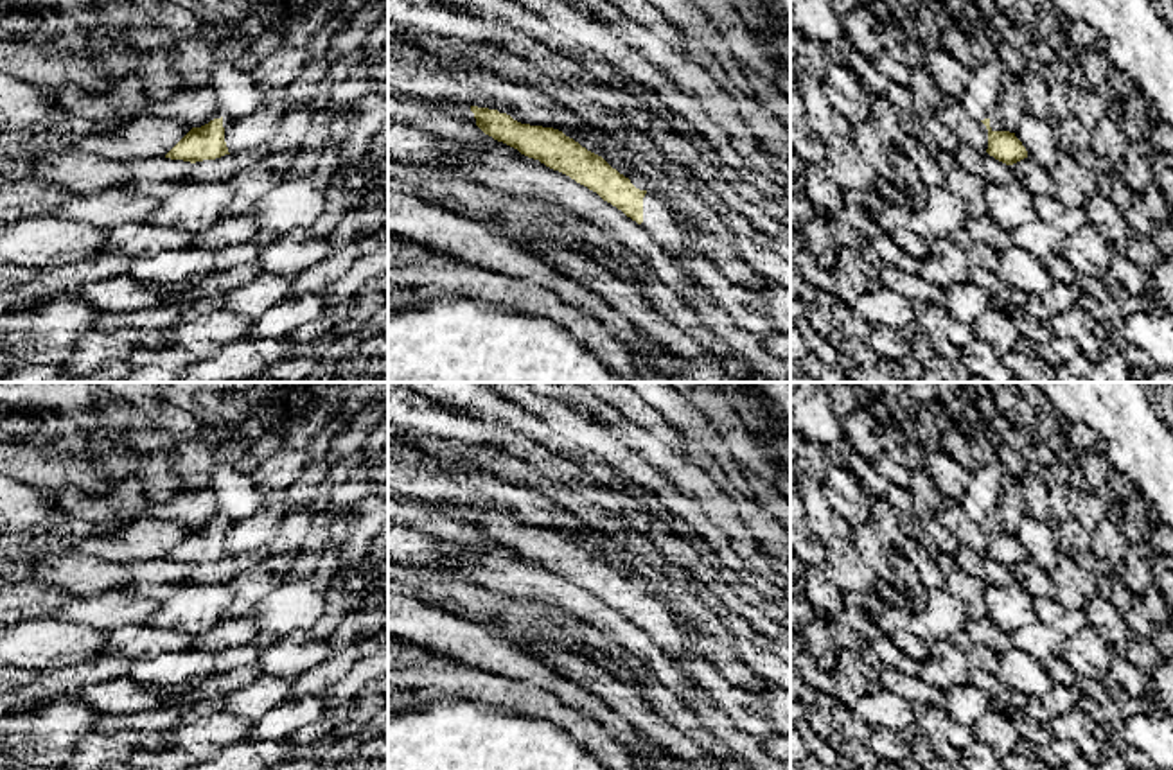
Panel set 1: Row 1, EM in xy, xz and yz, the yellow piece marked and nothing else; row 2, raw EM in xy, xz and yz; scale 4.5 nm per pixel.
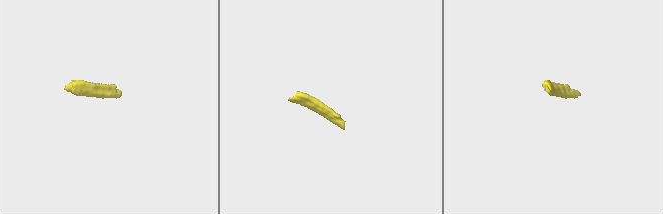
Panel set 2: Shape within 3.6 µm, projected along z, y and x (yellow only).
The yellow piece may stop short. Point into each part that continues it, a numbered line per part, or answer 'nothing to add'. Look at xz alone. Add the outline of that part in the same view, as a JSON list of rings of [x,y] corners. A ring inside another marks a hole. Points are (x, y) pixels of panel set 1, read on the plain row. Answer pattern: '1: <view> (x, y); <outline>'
1: xz (462, 514); [[[438,503],[438,510],[447,512],[453,519],[451,522],[458,522],[460,528],[472,531],[474,535],[485,537],[478,528],[474,515],[471,513],[469,506],[462,504],[447,504],[447,503]]]
2: xz (660, 623); [[[647,594],[643,599],[641,628],[661,650],[677,655],[681,662],[699,657],[697,650],[690,643],[688,626],[679,625],[670,608],[652,594]]]

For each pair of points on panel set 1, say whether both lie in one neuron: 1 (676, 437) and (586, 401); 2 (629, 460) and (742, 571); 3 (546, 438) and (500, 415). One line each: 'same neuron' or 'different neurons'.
1: different neurons
2: same neuron
3: same neuron

